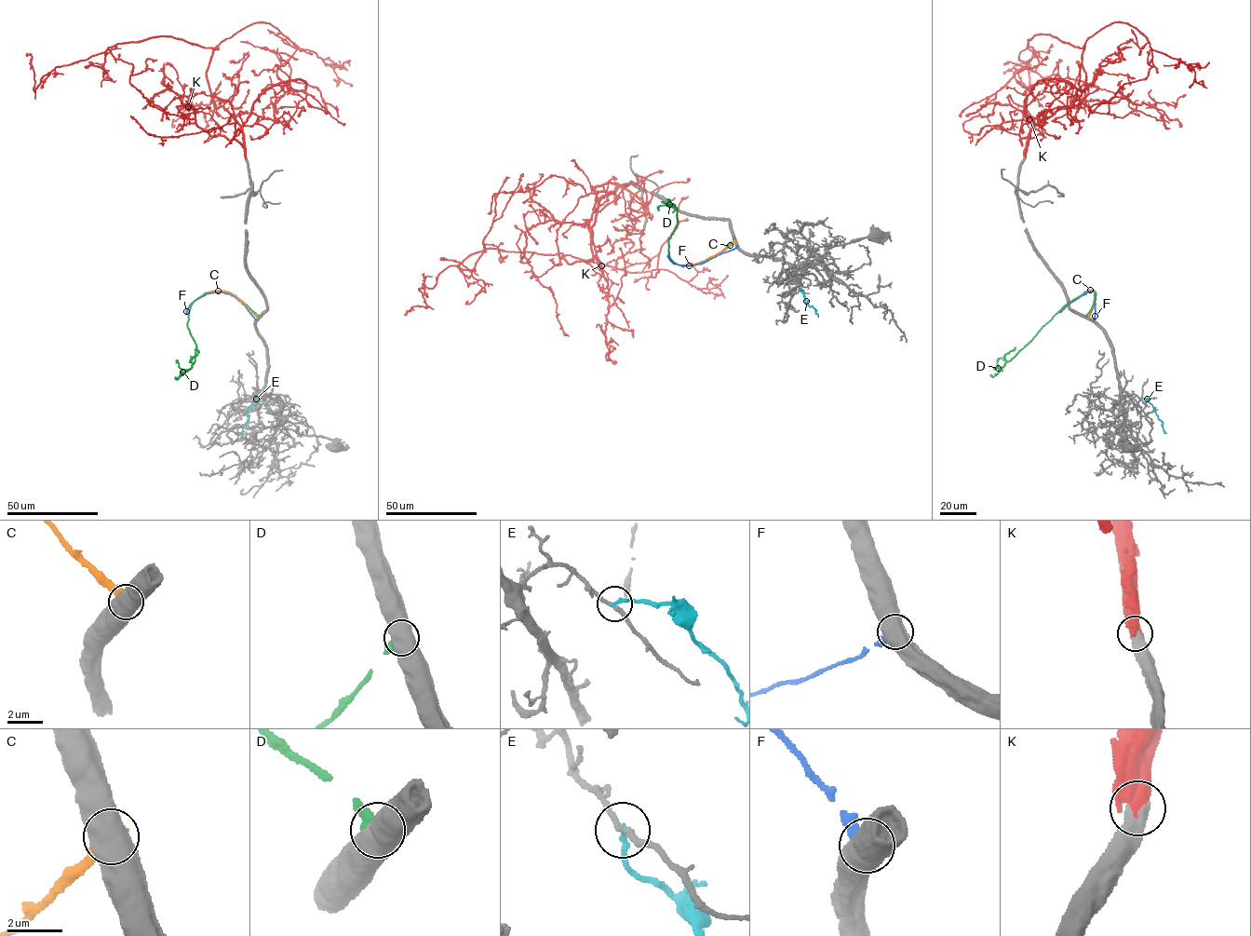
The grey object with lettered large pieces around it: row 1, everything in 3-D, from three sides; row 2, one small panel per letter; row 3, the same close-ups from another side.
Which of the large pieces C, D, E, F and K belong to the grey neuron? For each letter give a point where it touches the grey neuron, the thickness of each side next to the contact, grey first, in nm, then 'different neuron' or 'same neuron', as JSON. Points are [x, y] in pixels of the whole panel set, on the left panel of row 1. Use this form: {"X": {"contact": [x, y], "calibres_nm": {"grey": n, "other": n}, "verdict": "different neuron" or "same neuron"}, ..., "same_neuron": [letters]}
{"C": {"contact": [258, 318], "calibres_nm": {"grey": 750, "other": 440}, "verdict": "different neuron"}, "D": {"contact": [259, 317], "calibres_nm": {"grey": 750, "other": 500}, "verdict": "different neuron"}, "E": {"contact": [255, 399], "calibres_nm": {"grey": 220, "other": 200}, "verdict": "different neuron"}, "F": {"contact": [256, 320], "calibres_nm": {"grey": 800, "other": 500}, "verdict": "different neuron"}, "K": {"contact": [246, 157], "calibres_nm": {"grey": 550, "other": 750}, "verdict": "same neuron"}, "same_neuron": ["K"]}

